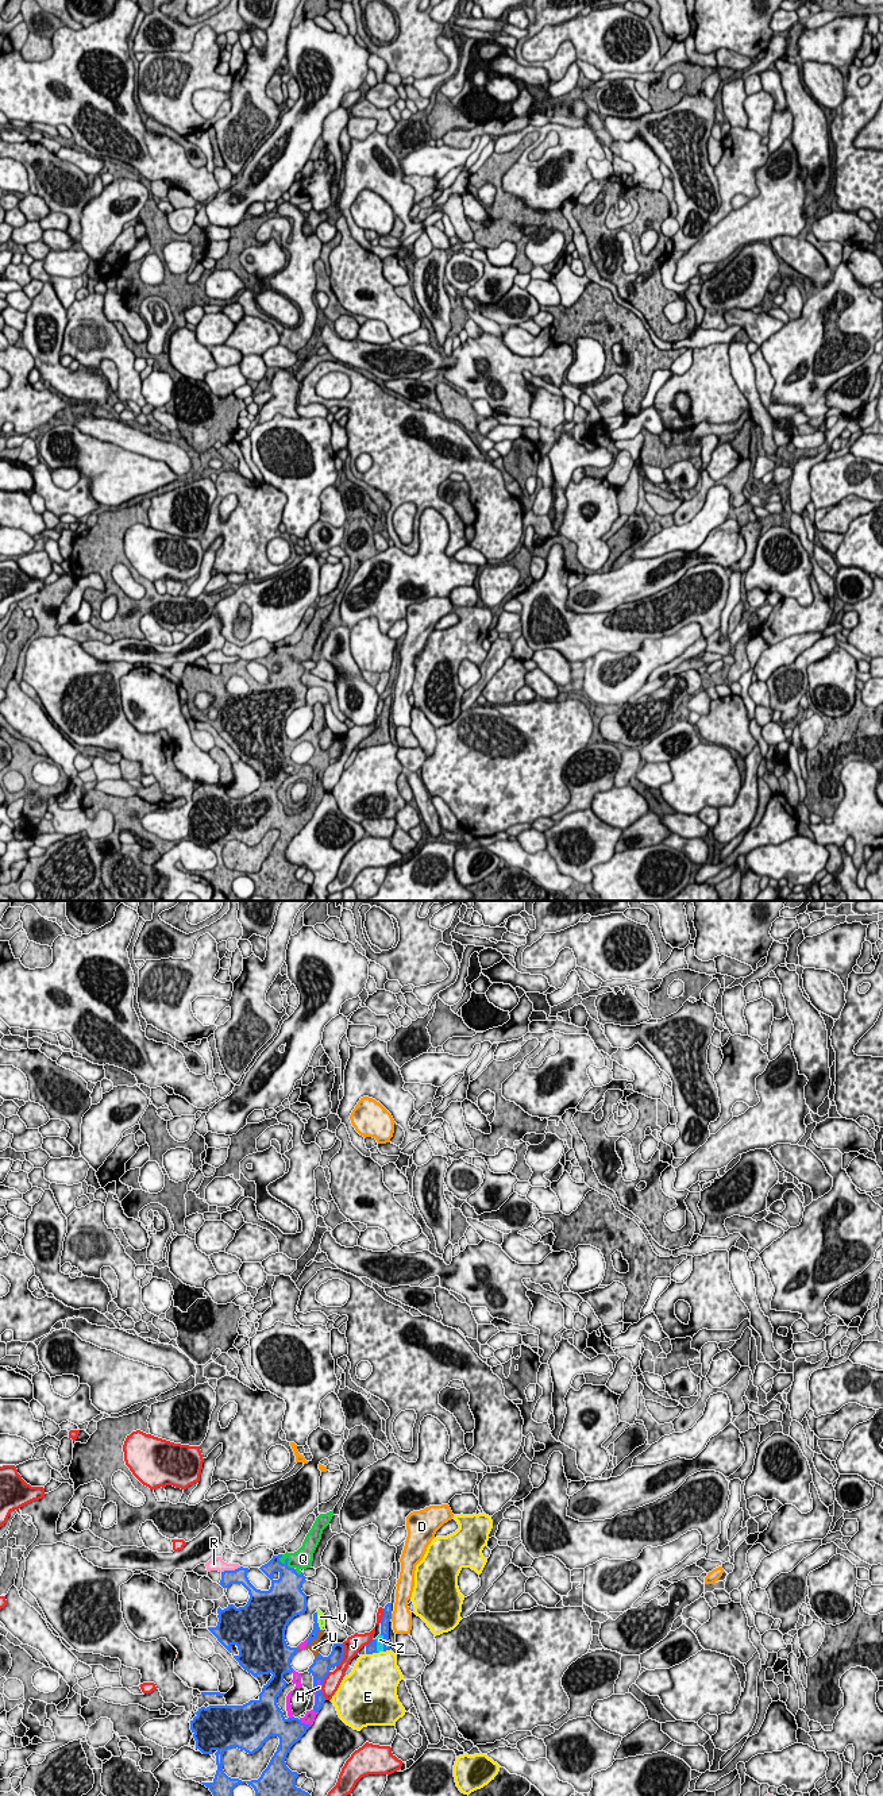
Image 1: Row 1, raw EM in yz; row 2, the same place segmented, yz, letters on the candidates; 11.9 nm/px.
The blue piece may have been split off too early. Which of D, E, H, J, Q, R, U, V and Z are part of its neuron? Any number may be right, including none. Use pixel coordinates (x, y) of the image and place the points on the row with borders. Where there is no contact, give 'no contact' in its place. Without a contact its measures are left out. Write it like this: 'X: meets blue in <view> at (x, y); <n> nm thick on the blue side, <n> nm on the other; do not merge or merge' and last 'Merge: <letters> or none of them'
D: meets blue in yz at (390, 1617); 100 nm thick on the blue side, 240 nm on the other; do not merge
E: meets blue in yz at (371, 1653); 130 nm thick on the blue side, 500 nm on the other; do not merge
H: meets blue in yz at (304, 1723); 300 nm thick on the blue side, 130 nm on the other; merge
J: meets blue in yz at (342, 1656); 190 nm thick on the blue side, 200 nm on the other; do not merge
Q: meets blue in yz at (286, 1565); 300 nm thick on the blue side, 240 nm on the other; merge
R: meets blue in yz at (231, 1571); 190 nm thick on the blue side, 160 nm on the other; do not merge
U: meets blue in yz at (315, 1638); 100 nm thick on the blue side, 120 nm on the other; merge
V: meets blue in yz at (316, 1621); 100 nm thick on the blue side, 100 nm on the other; merge
Z: meets blue in yz at (384, 1642); 100 nm thick on the blue side, 100 nm on the other; merge
Merge: H, Q, U, V, Z

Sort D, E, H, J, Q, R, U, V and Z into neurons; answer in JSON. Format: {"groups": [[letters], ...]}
{"groups": [["D"], ["E"], ["H", "Q", "U", "V", "Z"], ["J"], ["R"]]}

